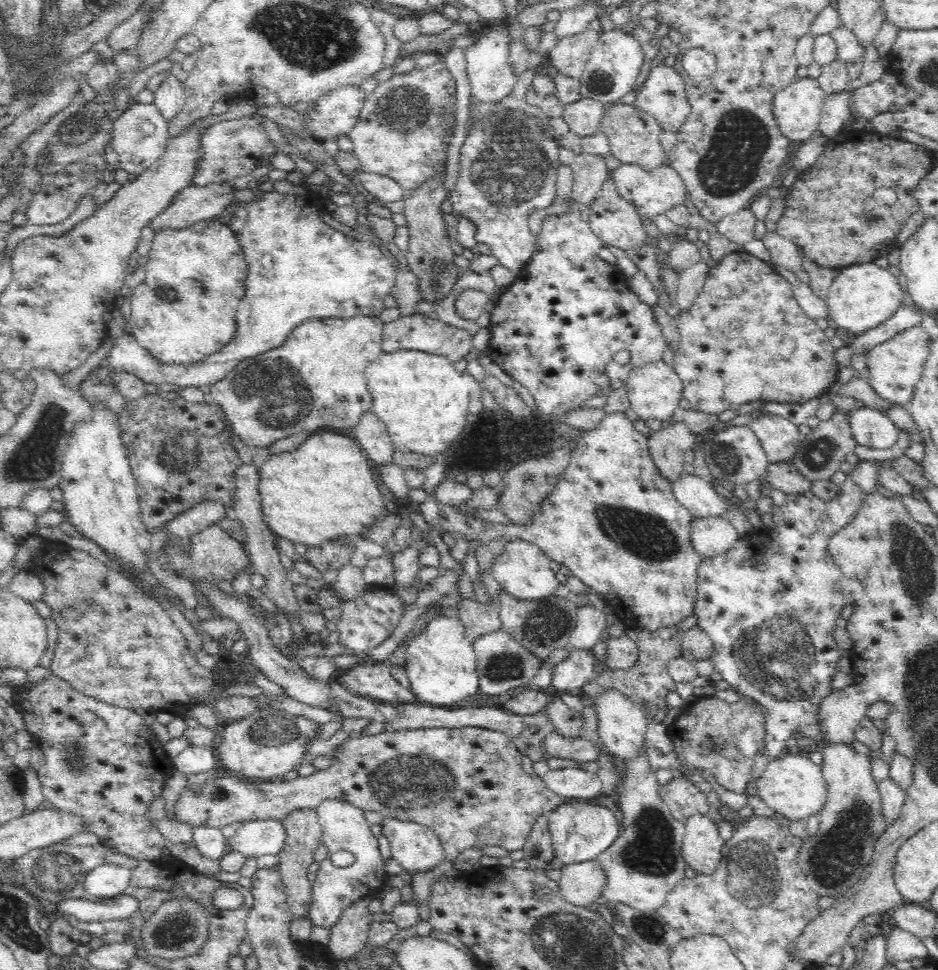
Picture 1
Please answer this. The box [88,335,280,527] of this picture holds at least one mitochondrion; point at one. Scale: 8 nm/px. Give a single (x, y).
(177, 455)

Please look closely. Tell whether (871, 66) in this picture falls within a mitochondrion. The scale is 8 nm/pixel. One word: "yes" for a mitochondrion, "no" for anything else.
no

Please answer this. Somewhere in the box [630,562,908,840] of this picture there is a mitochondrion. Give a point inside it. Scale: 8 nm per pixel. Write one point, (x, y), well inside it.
(776, 658)

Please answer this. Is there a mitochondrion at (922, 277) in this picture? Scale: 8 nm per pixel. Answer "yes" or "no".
no

